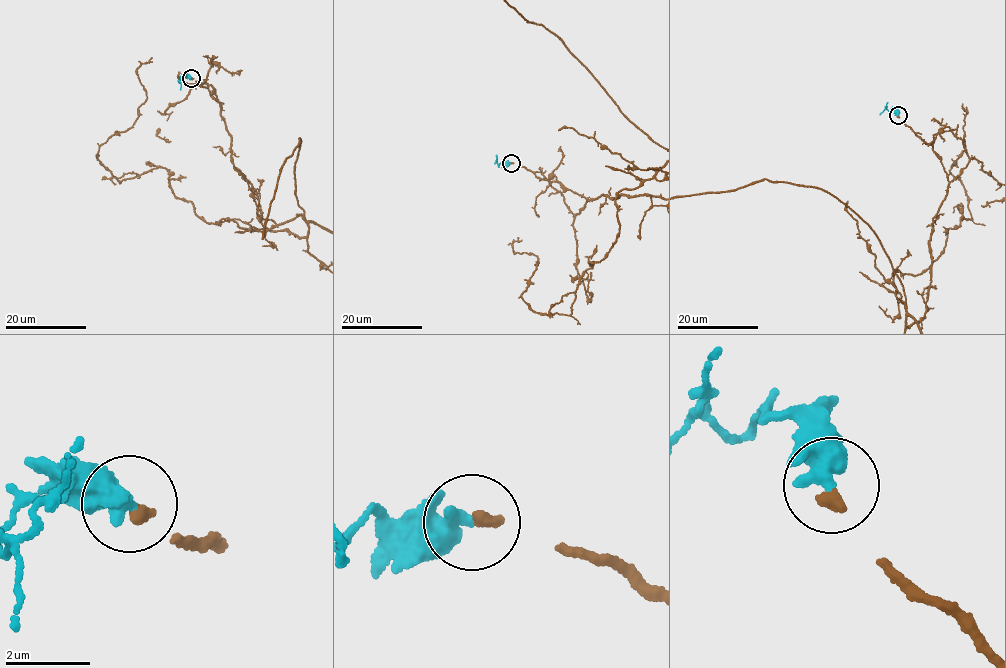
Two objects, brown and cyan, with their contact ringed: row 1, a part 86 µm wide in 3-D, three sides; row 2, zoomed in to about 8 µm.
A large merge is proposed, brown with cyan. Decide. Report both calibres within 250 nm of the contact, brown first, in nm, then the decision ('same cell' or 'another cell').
calibres 280 and 550 nm; same cell

